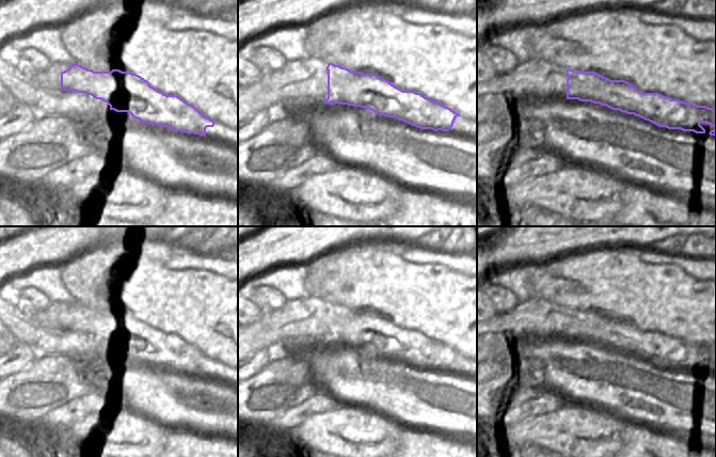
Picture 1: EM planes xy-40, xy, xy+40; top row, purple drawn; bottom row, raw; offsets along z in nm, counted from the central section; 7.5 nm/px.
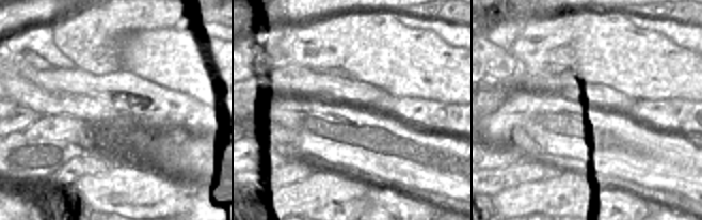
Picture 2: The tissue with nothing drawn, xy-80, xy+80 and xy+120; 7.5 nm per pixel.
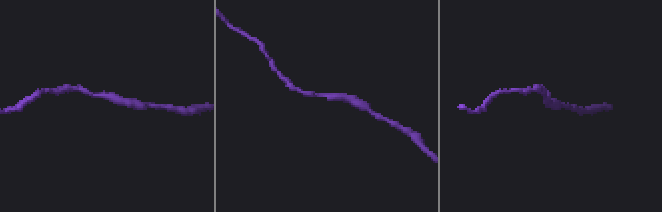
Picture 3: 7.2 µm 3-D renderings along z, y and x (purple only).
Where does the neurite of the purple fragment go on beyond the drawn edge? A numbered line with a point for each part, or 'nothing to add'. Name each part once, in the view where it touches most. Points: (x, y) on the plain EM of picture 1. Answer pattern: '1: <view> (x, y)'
nothing to add

